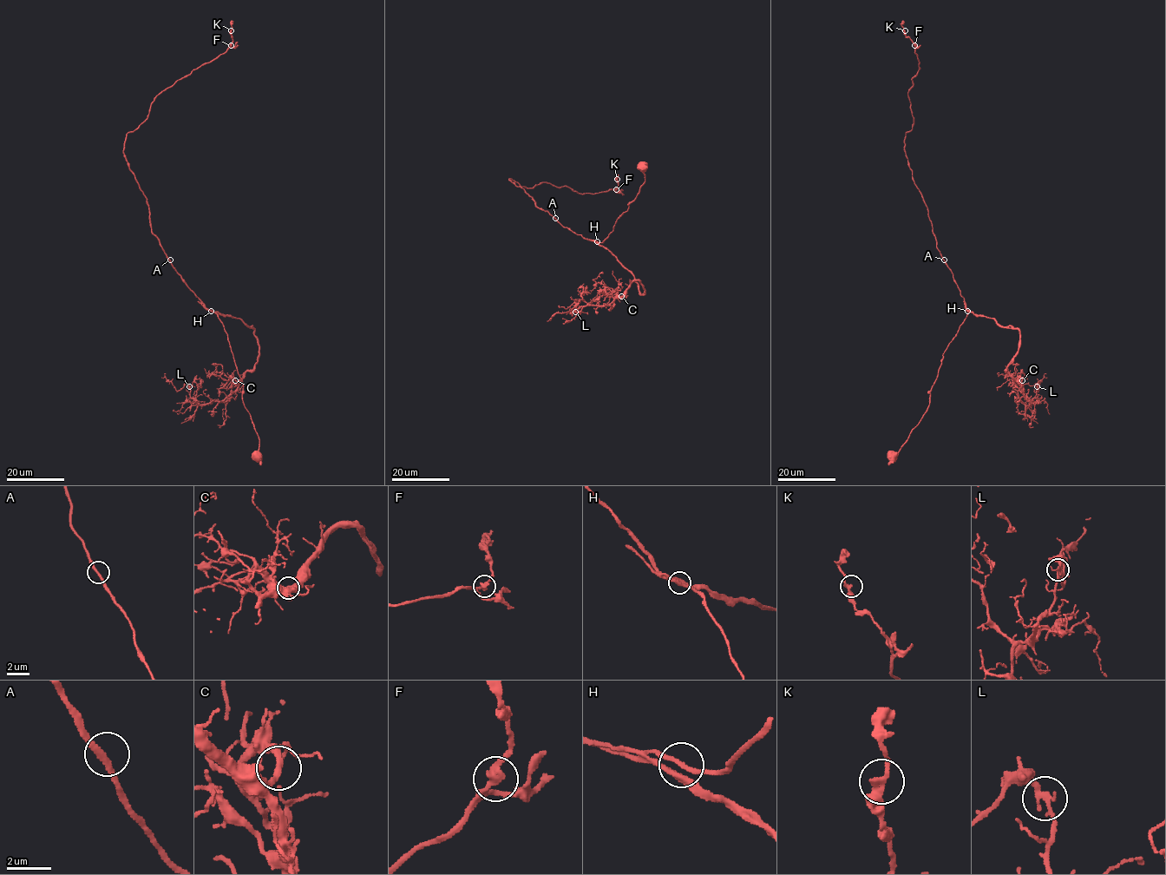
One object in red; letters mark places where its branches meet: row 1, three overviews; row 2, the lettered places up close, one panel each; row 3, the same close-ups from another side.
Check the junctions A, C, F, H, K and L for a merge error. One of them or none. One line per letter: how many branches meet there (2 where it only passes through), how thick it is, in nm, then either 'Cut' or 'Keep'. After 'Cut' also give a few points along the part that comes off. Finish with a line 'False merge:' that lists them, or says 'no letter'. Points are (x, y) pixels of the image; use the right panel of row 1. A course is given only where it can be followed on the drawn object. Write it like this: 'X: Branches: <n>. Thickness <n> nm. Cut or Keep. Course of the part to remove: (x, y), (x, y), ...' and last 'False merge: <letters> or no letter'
A: Branches: 2. Thickness 240 nm. Keep
C: Branches: 2. Thickness 280 nm. Keep
F: Branches: 2. Thickness 320 nm. Keep
H: Branches: 2. Thickness 200 nm. Keep
K: Branches: 2. Thickness 320 nm. Keep
L: Branches: 2. Thickness 240 nm. Keep
False merge: no letter

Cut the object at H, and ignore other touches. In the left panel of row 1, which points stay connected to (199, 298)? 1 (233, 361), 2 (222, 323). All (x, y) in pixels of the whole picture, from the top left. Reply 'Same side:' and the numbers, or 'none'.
Same side: none

